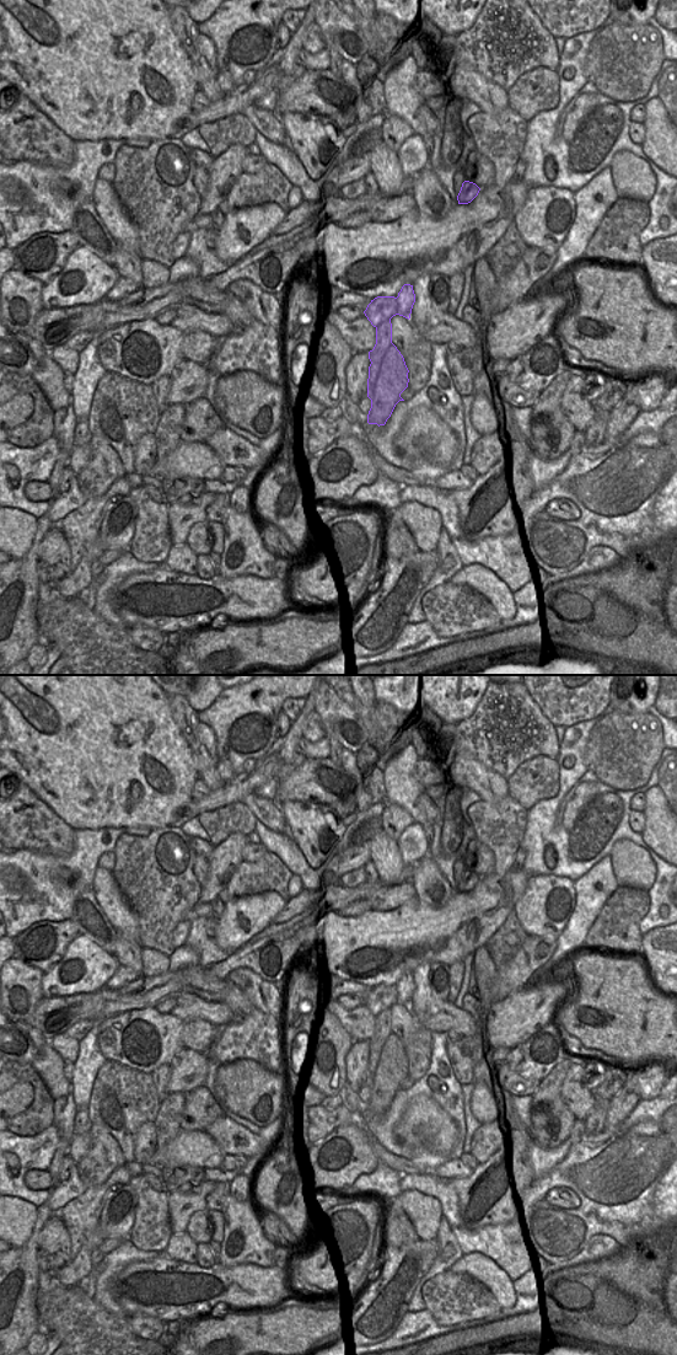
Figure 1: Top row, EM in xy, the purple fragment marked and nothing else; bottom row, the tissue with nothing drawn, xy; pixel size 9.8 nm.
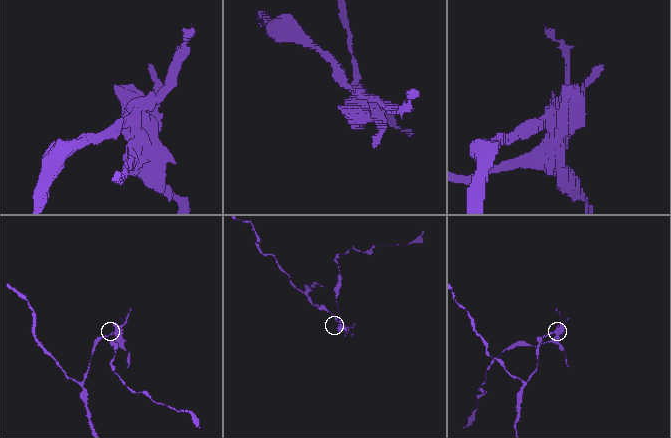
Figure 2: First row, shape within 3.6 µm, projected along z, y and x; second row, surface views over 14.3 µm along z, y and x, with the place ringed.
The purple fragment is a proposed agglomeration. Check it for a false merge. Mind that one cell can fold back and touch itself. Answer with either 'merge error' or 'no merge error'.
merge error

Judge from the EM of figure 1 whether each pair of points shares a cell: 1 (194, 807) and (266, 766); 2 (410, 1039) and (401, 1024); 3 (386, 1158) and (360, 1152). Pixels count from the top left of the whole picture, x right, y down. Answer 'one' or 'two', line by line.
1: one
2: one
3: two

